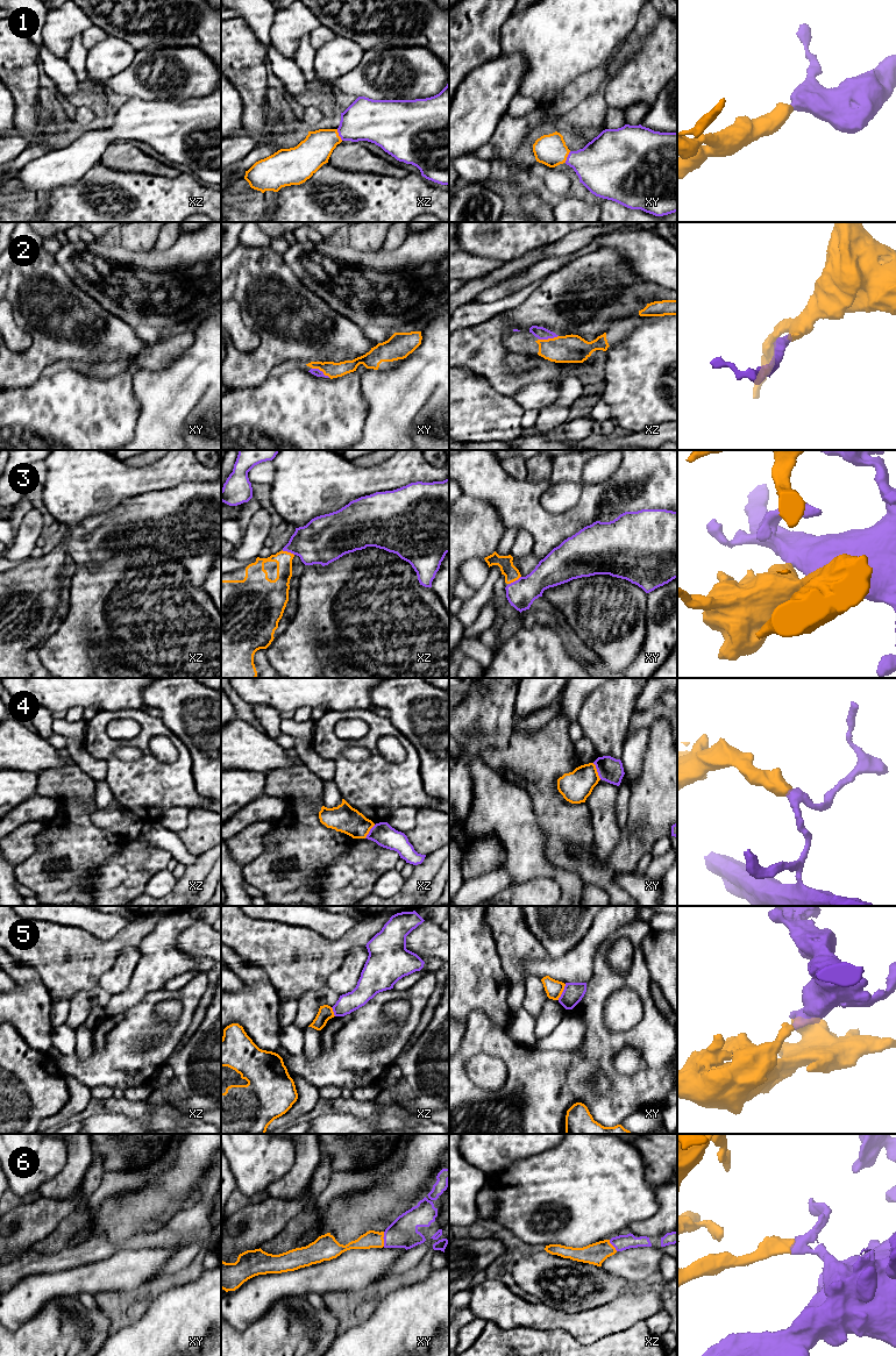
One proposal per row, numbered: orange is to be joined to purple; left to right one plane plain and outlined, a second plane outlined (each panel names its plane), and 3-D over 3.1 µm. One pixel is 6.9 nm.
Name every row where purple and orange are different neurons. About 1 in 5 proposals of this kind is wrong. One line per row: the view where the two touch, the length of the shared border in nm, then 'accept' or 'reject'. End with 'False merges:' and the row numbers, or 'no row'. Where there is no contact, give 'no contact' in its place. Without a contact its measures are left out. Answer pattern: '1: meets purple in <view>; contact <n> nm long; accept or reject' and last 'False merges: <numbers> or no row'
1: meets purple in xz; contact 90 nm long; accept
2: meets purple in xz; contact 140 nm long; accept
3: meets purple in xy; contact 110 nm long; accept
4: meets purple in xy; contact 130 nm long; reject
5: meets purple in xy; contact 130 nm long; reject
6: meets purple in xy; contact 100 nm long; accept
False merges: 4, 5

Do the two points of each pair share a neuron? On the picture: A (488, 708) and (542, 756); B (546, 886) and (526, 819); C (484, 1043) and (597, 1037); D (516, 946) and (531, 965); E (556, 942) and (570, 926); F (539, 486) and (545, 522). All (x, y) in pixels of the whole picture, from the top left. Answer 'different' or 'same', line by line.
A: different
B: different
C: same
D: different
E: same
F: same

